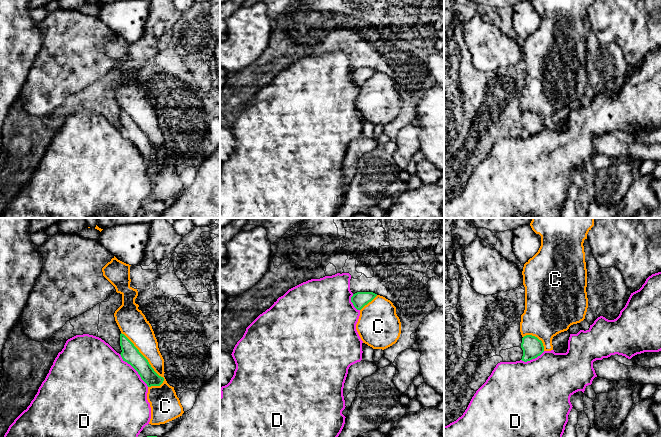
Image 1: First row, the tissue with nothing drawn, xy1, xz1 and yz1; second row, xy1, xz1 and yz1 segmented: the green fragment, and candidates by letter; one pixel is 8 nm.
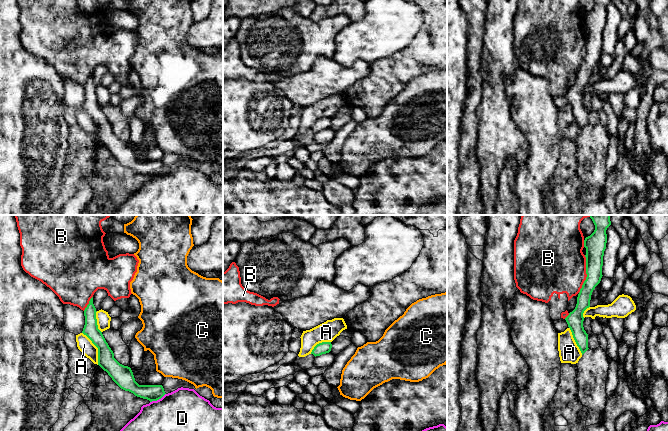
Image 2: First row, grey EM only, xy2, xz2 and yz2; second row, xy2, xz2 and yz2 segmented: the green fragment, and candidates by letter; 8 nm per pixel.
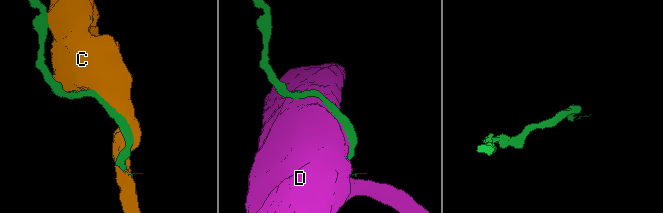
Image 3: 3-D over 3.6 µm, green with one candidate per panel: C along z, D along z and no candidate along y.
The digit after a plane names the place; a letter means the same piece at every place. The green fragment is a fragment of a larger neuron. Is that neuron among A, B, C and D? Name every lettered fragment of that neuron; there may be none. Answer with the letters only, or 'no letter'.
C

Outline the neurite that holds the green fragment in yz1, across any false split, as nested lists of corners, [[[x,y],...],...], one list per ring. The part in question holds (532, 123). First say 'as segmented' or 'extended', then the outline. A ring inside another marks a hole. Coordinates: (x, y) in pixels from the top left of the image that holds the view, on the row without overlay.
as segmented | [[[526,111],[522,114],[521,124],[523,126],[521,136],[524,138],[535,135],[544,128],[542,117],[532,111]]]

